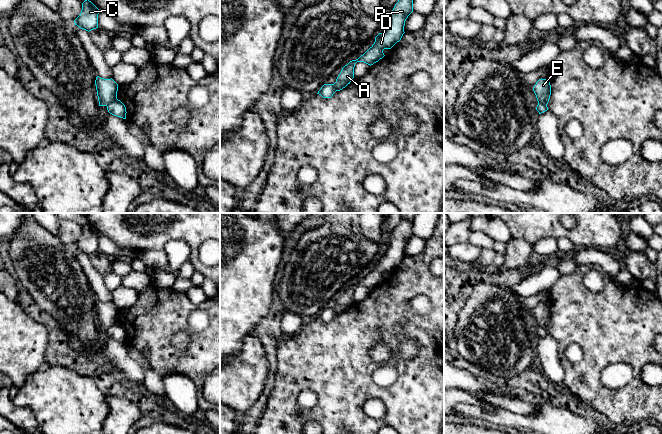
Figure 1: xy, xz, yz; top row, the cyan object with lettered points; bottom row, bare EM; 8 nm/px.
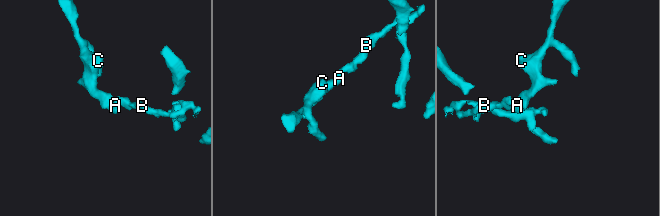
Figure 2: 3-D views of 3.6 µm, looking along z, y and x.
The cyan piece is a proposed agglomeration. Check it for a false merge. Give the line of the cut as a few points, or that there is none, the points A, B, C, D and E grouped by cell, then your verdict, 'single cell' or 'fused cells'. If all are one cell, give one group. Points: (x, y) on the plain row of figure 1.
cut in xy along (116, 322), (106, 329); A B D / C E; fused cells

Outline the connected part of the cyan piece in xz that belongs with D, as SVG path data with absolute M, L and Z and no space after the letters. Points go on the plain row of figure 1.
M401 219L395 228L383 257L375 261L374 268L358 283L350 285L345 289L338 299L334 311L336 315L345 312L354 302L354 291L357 286L364 286L373 289L382 283L385 279L384 273L391 273L403 260L405 245L413 236L413 221Z

